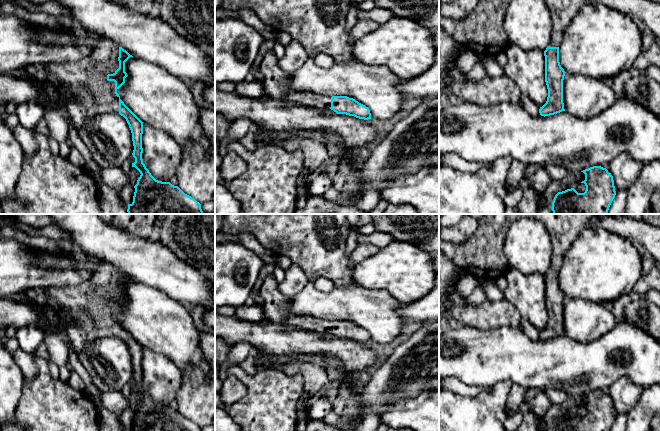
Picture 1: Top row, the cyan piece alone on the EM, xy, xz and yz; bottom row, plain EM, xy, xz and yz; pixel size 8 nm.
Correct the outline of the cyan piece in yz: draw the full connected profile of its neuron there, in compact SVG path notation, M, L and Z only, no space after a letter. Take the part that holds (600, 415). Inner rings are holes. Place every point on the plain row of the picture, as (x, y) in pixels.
M601 390L581 395L585 398L586 414L578 417L574 412L558 416L552 431L610 431L616 415L611 397Z

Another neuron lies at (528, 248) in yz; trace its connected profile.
M524 217L508 229L503 246L510 267L525 275L545 275L553 263L550 235L540 221Z

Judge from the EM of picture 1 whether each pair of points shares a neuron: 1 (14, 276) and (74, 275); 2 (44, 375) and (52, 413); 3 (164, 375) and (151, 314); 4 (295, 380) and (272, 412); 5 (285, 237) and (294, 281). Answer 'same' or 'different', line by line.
1: same
2: same
3: different
4: same
5: different

